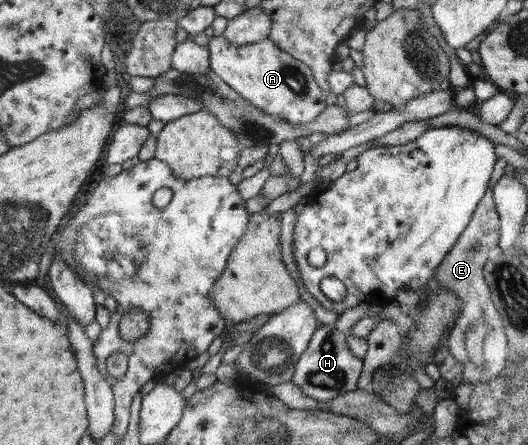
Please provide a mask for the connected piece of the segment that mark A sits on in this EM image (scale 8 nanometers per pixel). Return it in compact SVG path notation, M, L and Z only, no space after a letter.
M222 35L211 36L207 49L209 68L242 98L266 114L299 125L312 122L327 107L327 94L318 86L310 68L278 48L269 38L237 47Z

